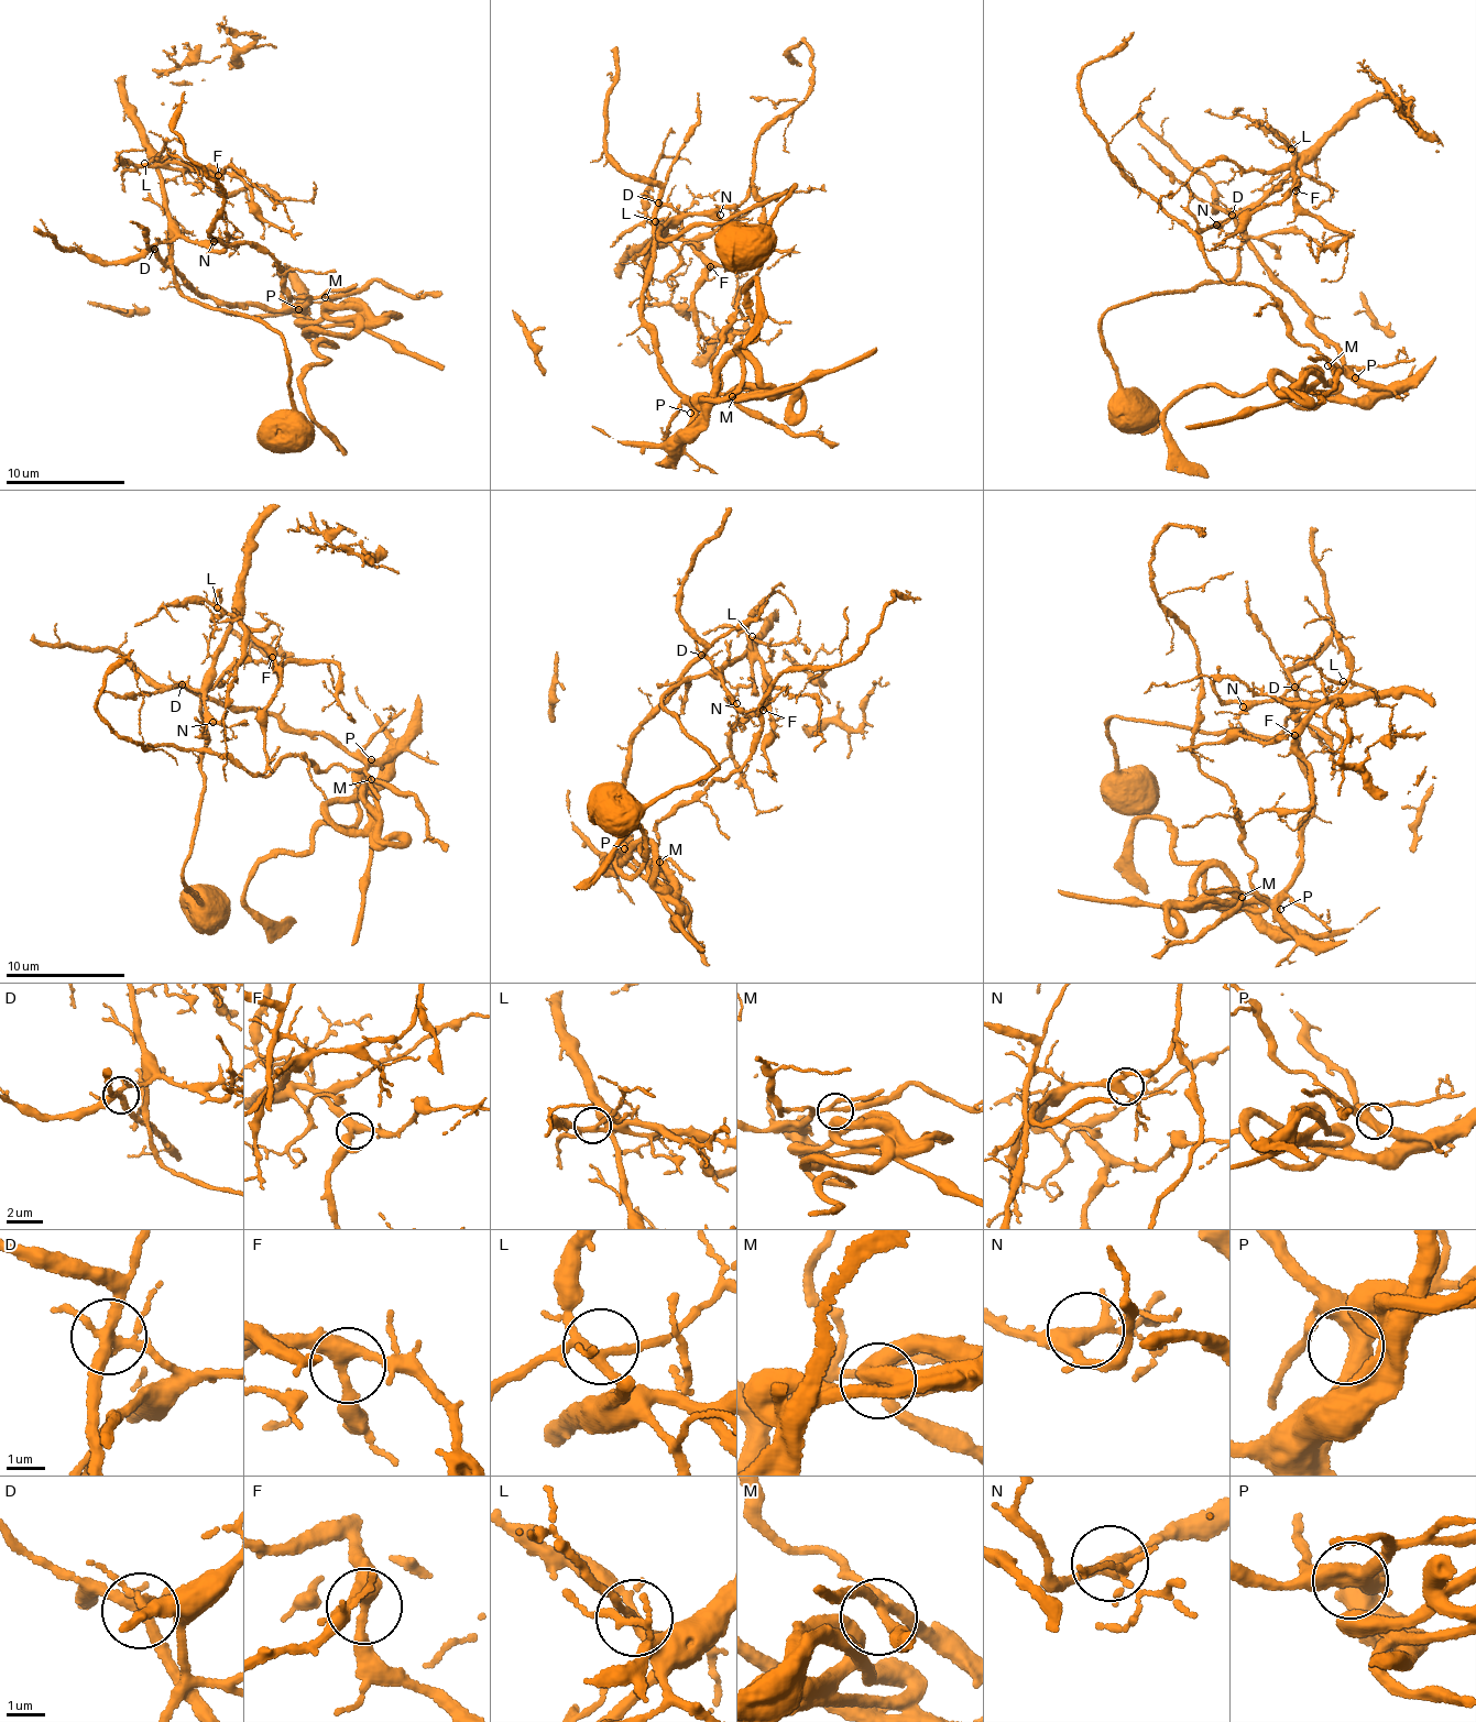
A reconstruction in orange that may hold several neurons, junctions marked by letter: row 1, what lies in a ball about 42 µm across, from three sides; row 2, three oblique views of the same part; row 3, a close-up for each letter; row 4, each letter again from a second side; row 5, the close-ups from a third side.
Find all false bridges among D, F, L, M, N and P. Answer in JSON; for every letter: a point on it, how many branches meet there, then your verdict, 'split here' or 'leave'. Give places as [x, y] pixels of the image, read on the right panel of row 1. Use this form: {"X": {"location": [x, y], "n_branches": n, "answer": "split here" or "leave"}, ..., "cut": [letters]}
{"D": {"location": [1232, 215], "n_branches": 5, "answer": "split here"}, "F": {"location": [1296, 190], "n_branches": 3, "answer": "leave"}, "L": {"location": [1291, 149], "n_branches": 4, "answer": "leave"}, "M": {"location": [1327, 365], "n_branches": 4, "answer": "leave"}, "N": {"location": [1216, 225], "n_branches": 5, "answer": "leave"}, "P": {"location": [1355, 377], "n_branches": 3, "answer": "leave"}, "cut": ["D"]}

